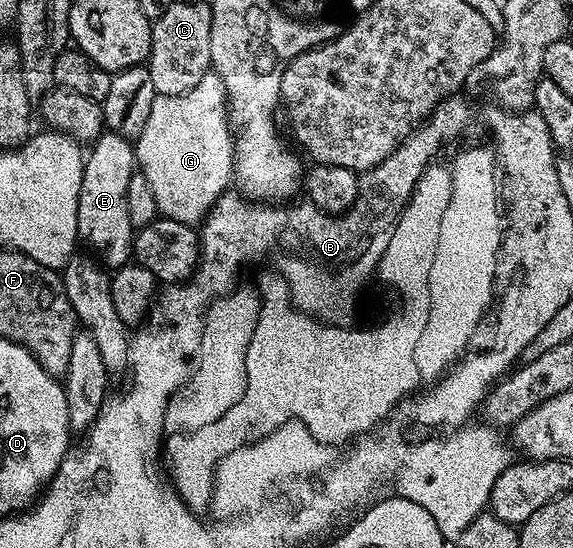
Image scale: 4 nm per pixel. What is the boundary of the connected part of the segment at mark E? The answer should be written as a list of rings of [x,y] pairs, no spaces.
[[[105,131],[92,142],[90,149],[93,150],[90,153],[88,150],[85,157],[83,183],[79,187],[77,235],[84,244],[86,241],[94,249],[92,252],[106,266],[128,265],[133,255],[135,230],[131,215],[127,215],[127,183],[131,183],[131,175],[135,171],[135,145],[132,140]]]

